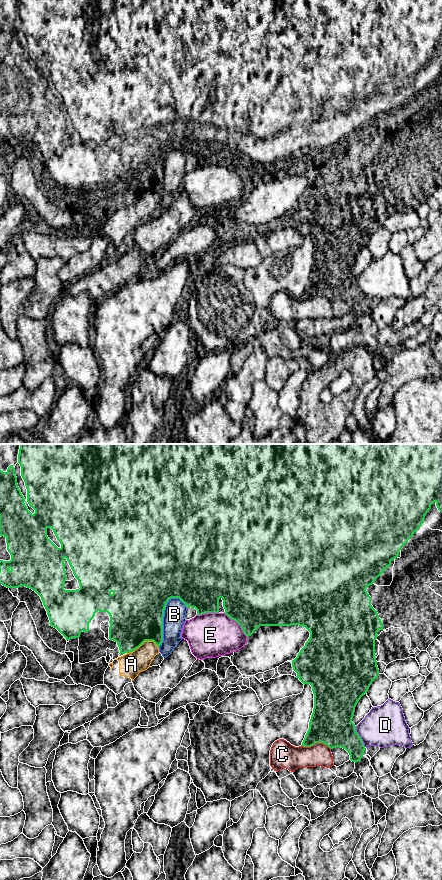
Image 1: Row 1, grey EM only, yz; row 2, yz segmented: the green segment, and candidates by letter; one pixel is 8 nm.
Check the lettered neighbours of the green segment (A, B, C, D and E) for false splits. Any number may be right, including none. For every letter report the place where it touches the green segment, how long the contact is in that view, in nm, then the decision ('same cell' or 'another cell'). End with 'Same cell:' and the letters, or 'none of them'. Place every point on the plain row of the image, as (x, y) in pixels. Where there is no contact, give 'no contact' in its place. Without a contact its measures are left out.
A: contact yz (142, 195); length 260 nm; another cell
B: contact yz (162, 171); length 440 nm; another cell
C: contact yz (316, 294); length 240 nm; another cell
D: contact yz (359, 288); length 190 nm; another cell
E: contact yz (238, 175); length 280 nm; another cell
Same cell: none of them

